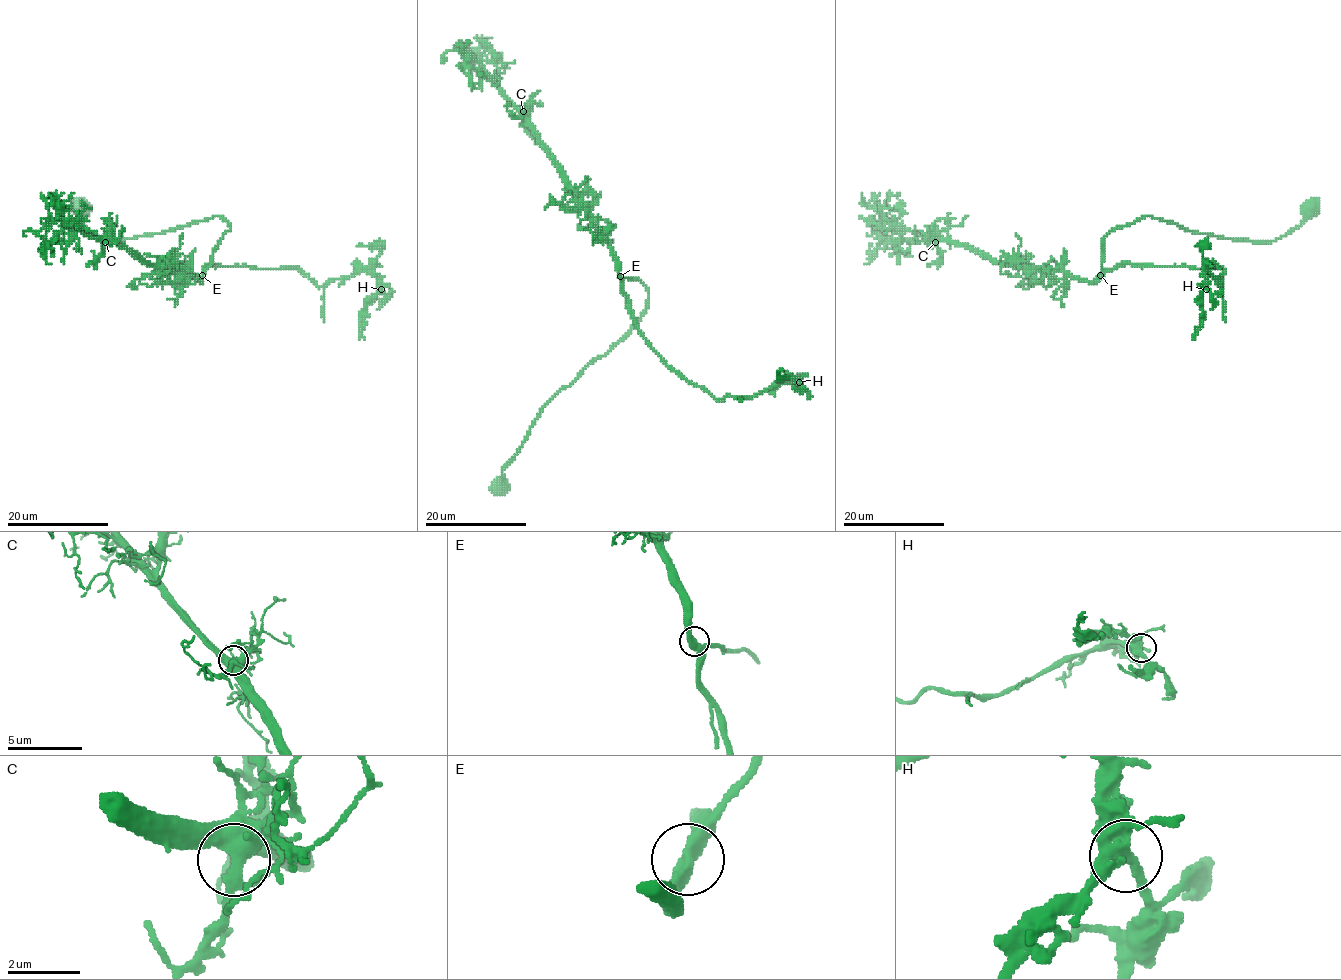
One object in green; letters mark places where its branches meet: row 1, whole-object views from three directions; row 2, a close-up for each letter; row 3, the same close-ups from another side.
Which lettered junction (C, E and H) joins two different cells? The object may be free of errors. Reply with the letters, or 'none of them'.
none of them

